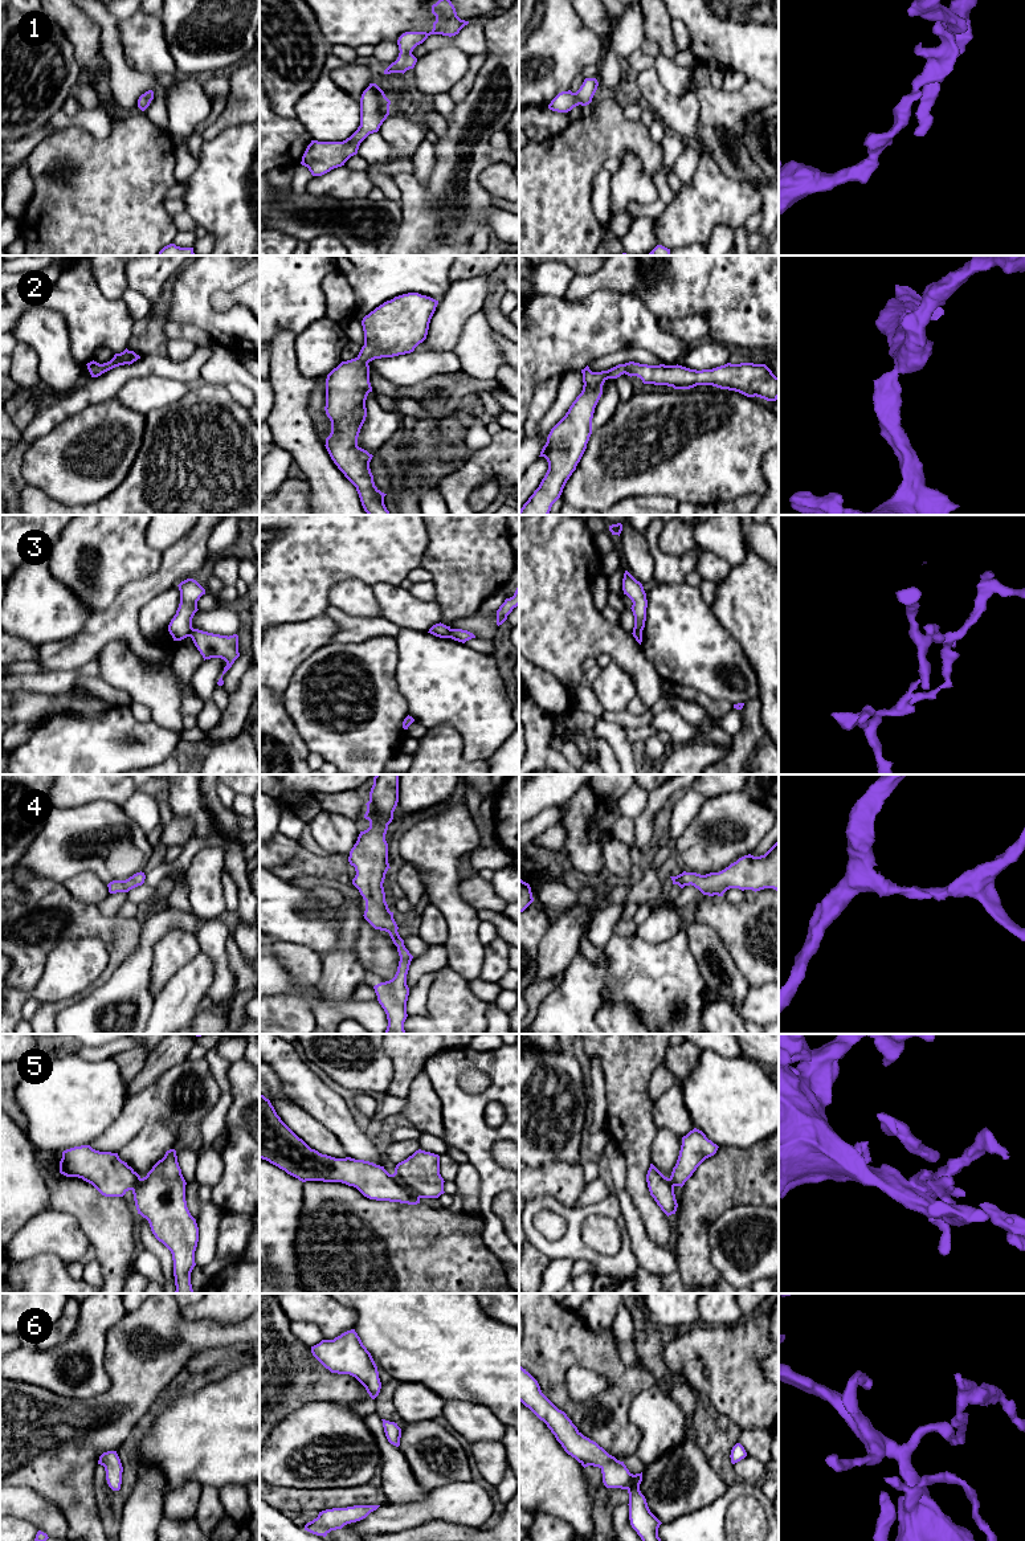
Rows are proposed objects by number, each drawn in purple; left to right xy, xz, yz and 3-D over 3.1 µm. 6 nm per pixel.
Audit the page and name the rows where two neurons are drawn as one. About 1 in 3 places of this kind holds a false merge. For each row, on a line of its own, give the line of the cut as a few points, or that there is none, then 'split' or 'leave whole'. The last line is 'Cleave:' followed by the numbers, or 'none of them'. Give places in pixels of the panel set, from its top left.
1: no cut; leave whole
2: no cut; leave whole
3: cut in xz along (449, 629), (450, 637); split
4: no cut; leave whole
5: no cut; leave whole
6: no cut; leave whole
Cleave: 3

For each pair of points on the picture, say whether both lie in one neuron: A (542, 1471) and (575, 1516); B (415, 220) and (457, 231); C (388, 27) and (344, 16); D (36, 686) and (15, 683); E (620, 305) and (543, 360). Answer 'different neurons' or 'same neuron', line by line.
A: same neuron
B: same neuron
C: same neuron
D: same neuron
E: same neuron

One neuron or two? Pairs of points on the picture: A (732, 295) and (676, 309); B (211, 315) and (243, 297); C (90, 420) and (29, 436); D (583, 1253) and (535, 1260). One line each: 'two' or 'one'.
A: one
B: two
C: two
D: two

